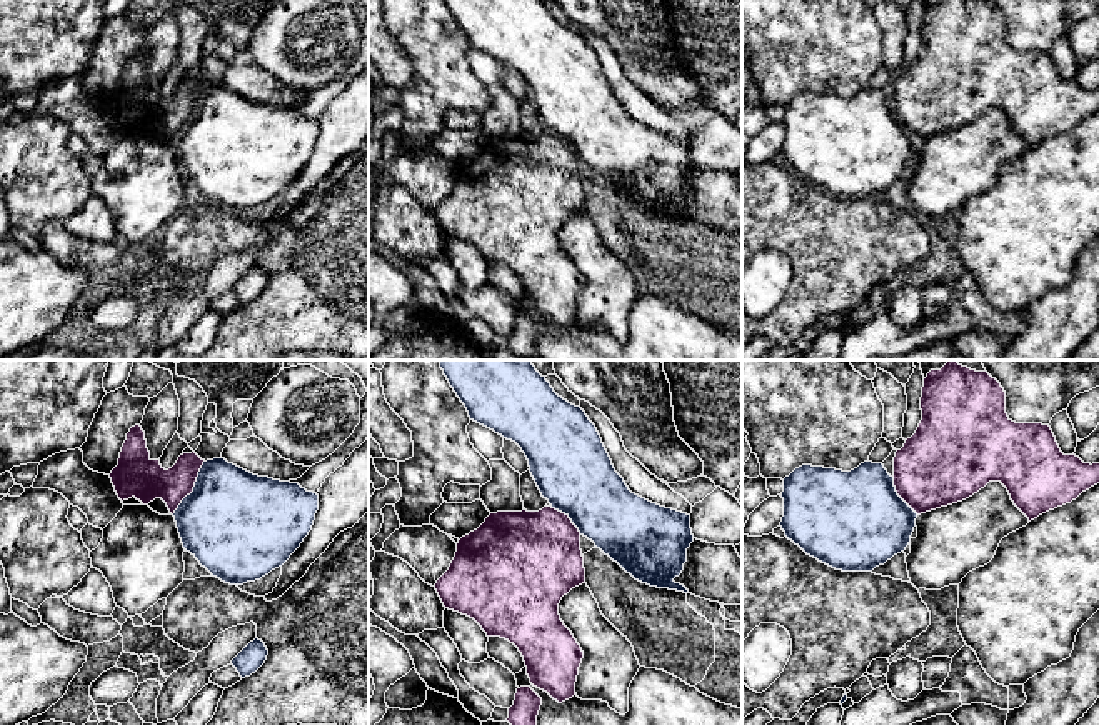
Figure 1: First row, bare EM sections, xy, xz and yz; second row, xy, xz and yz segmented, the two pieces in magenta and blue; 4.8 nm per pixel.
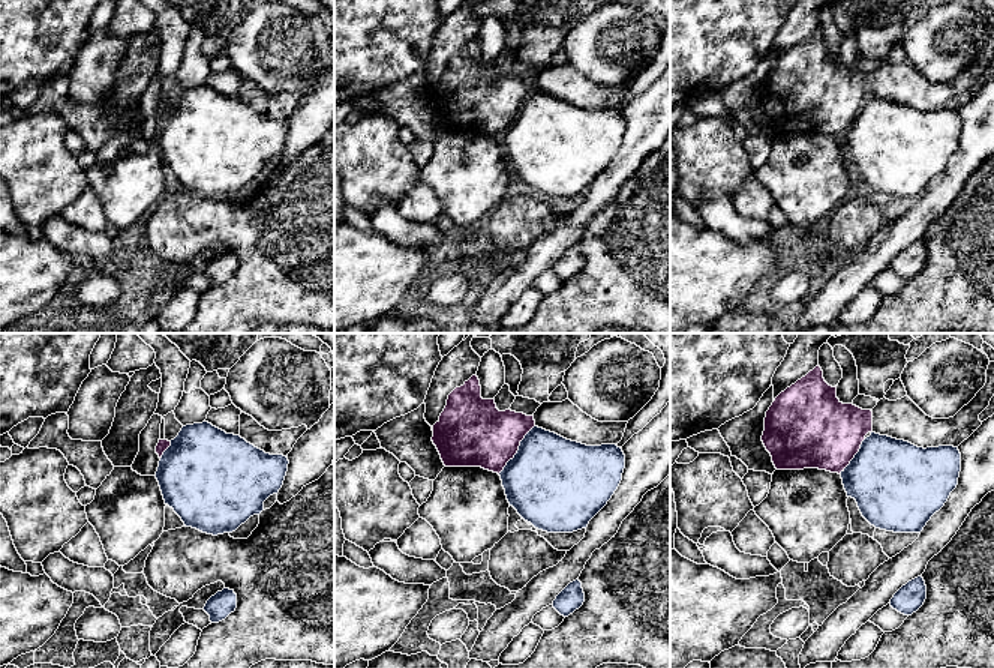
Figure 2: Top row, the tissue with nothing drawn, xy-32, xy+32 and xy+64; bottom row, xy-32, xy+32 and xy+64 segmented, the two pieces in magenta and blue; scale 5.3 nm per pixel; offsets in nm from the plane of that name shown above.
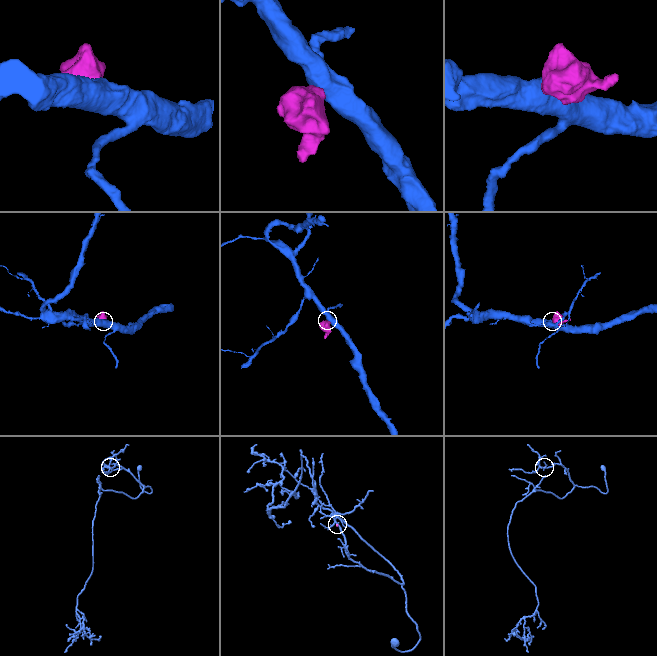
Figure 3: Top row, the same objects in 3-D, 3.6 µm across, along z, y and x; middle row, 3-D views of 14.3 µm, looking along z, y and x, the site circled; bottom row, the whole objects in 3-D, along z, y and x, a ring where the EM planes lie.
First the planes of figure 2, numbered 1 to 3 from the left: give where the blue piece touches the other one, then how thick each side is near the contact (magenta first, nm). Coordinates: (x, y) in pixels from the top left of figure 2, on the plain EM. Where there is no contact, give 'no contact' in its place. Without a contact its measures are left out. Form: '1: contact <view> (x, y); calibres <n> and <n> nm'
1: contact xy-32 (165, 113); calibres 60 and 480 nm
2: contact xy+32 (517, 113); calibres 360 and 480 nm
3: contact xy+64 (853, 120); calibres 400 and 460 nm

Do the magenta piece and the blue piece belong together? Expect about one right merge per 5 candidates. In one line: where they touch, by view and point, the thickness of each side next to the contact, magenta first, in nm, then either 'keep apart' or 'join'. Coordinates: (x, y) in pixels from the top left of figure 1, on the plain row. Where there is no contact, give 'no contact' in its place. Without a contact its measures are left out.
contact xy (194, 112); calibres 200 and 480 nm; keep apart

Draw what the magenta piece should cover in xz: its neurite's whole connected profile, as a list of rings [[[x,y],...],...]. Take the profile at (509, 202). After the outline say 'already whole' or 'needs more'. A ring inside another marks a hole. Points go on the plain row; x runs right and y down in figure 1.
[[[544,133],[539,138],[497,138],[457,170],[449,197],[437,207],[435,217],[445,235],[474,245],[487,263],[514,270],[524,283],[530,310],[559,330],[575,322],[575,308],[584,278],[559,242],[559,230],[572,215],[585,210],[580,158],[569,142]]]; already whole

